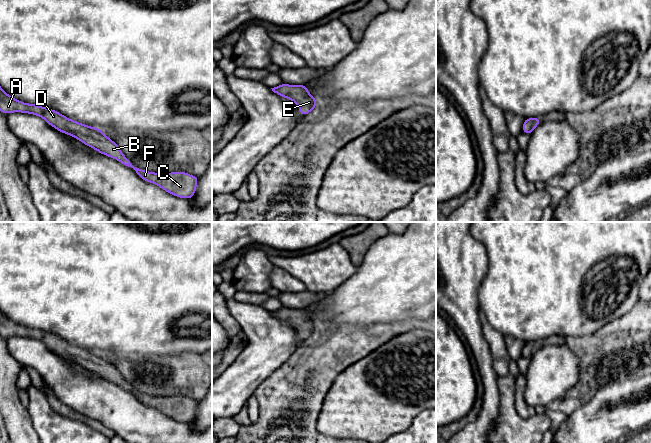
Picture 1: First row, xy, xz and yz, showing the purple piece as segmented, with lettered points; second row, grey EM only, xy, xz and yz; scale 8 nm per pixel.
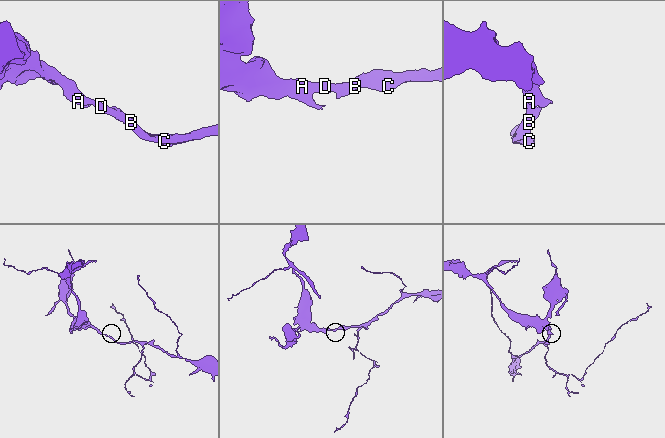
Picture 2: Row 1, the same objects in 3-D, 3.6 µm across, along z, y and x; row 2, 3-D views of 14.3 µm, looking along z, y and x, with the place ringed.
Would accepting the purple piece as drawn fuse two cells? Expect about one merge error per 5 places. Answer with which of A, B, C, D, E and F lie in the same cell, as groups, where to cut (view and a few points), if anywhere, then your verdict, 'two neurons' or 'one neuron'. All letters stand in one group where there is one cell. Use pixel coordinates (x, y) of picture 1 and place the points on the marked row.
groups A B C D E F; cut none; one neuron

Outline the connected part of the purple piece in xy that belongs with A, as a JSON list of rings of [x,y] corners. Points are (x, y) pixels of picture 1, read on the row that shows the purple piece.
[[[1,87],[0,112],[4,114],[21,112],[42,117],[50,126],[61,133],[70,135],[97,152],[118,160],[126,167],[133,169],[144,181],[158,185],[171,195],[179,198],[192,199],[196,192],[199,177],[182,171],[155,173],[140,169],[126,158],[119,146],[108,138],[101,129],[68,119],[53,109],[21,102],[12,98]]]

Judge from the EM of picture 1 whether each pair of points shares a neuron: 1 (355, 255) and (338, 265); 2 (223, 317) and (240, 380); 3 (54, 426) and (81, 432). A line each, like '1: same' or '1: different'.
1: different
2: different
3: same

